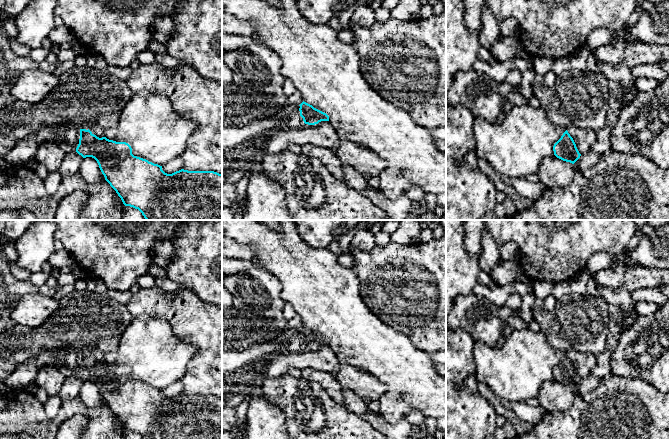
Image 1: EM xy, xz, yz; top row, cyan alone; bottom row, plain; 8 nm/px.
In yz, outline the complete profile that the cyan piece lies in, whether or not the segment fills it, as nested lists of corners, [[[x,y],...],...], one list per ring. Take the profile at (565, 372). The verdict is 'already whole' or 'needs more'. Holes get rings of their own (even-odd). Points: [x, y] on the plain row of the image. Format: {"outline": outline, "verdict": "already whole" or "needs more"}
{"outline": [[[570,351],[554,368],[554,379],[574,388],[580,380],[588,376],[597,364],[596,356],[591,353]]], "verdict": "needs more"}

